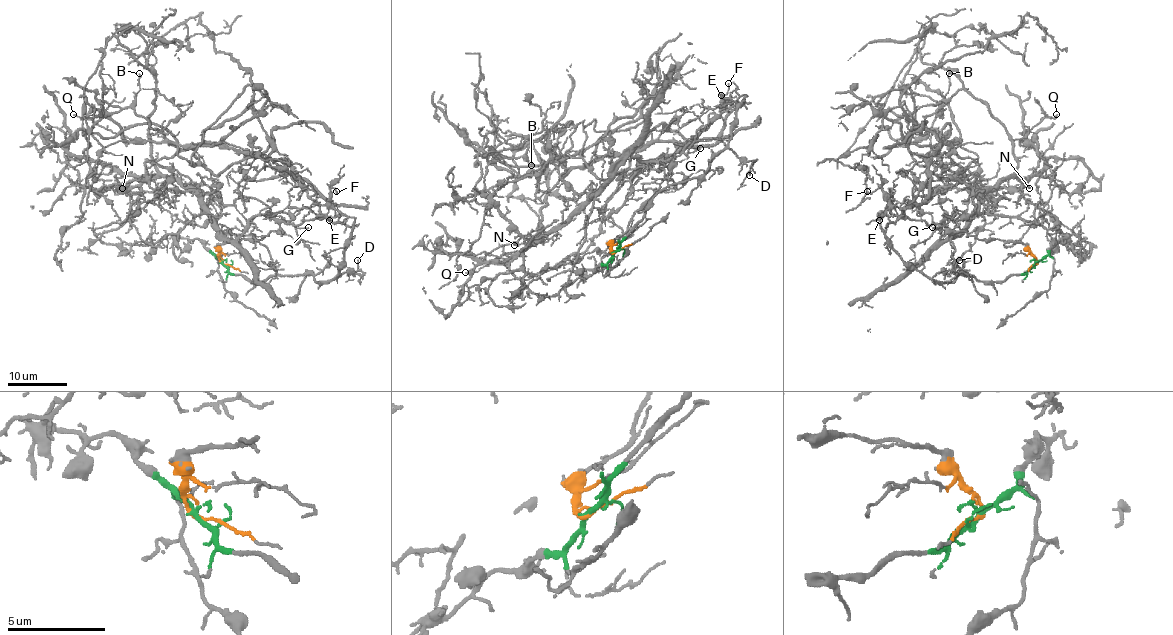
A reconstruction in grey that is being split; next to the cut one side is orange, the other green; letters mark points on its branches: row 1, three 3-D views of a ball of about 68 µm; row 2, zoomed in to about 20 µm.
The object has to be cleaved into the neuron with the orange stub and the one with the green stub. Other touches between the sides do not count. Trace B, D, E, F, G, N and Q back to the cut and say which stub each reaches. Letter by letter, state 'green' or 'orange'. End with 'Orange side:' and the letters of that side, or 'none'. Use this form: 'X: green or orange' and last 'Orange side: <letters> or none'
B: green
D: green
E: green
F: green
G: orange
N: orange
Q: orange
Orange side: G, N, Q

